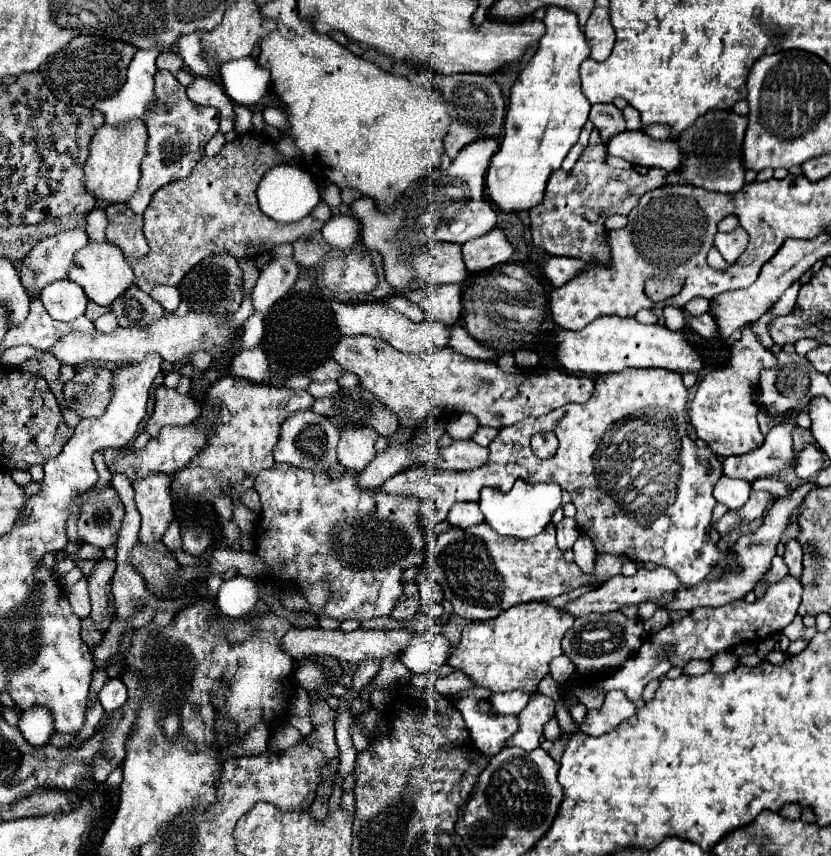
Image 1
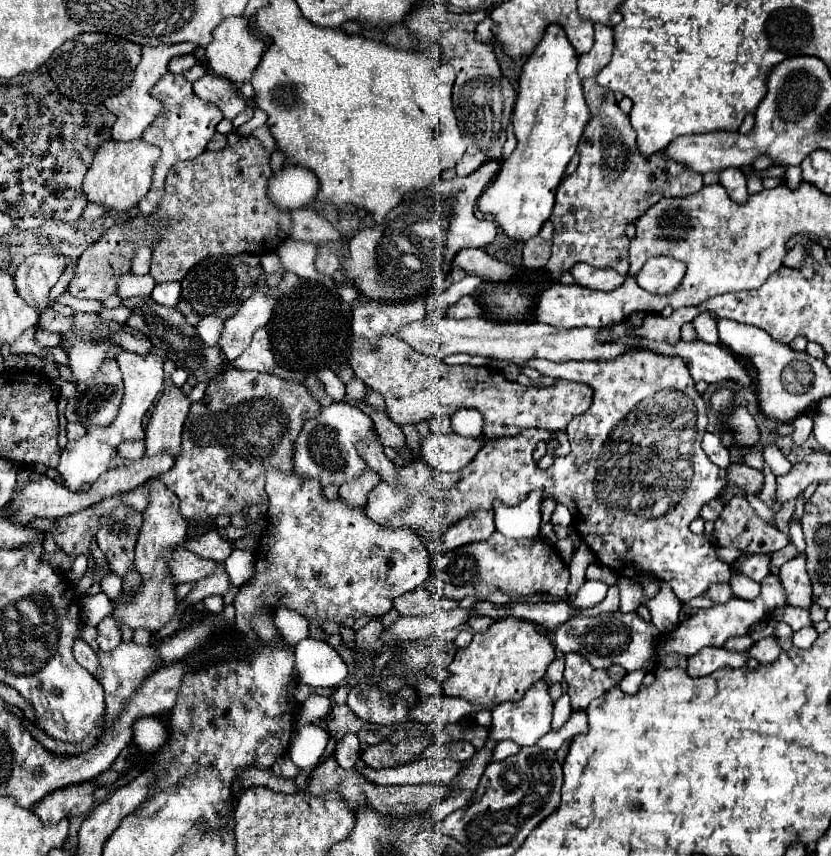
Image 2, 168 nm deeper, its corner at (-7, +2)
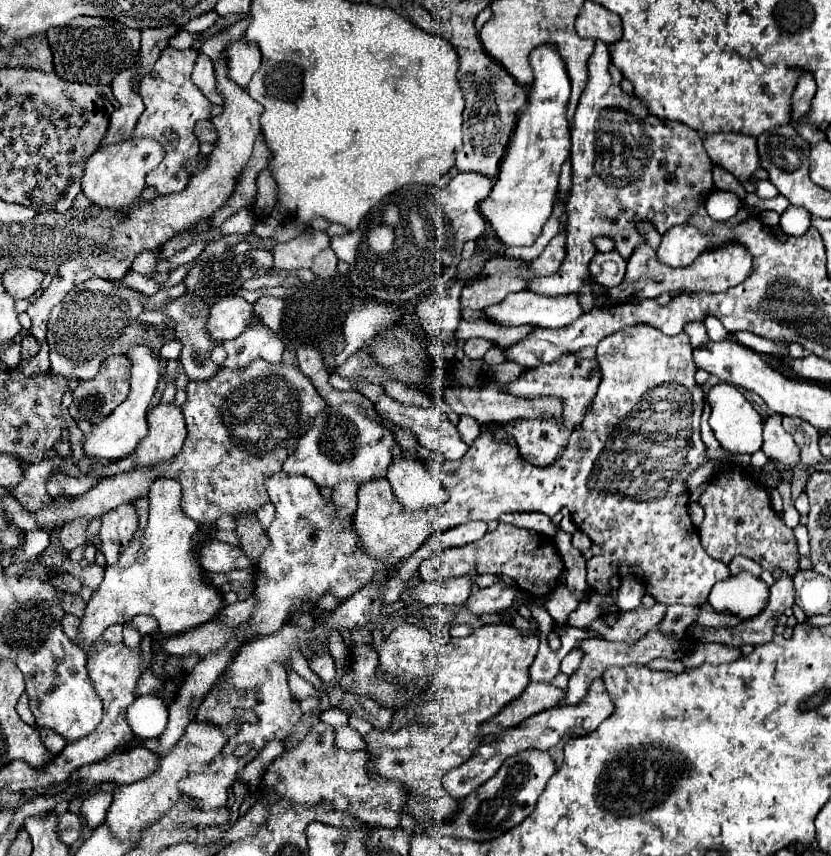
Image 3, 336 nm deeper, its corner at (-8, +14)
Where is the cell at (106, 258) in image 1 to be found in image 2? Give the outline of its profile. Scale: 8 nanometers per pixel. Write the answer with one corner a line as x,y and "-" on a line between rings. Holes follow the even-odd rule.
127,272
127,274
123,274
123,278
119,278
117,296
119,298
133,298
133,296
147,298
147,296
151,296
153,288
155,288
155,280
149,274
135,276
133,272

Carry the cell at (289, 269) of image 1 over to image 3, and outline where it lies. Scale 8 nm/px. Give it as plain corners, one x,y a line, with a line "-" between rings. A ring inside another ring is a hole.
226,296
210,308
206,332
216,342
234,340
246,330
246,322
252,316
252,304
240,296

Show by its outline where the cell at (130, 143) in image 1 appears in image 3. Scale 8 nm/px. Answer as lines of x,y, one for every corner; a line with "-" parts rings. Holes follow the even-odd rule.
130,138
118,144
102,146
84,164
82,192
92,204
100,208
118,210
124,206
132,206
140,198
140,192
146,186
144,184
146,174
152,172
162,158
164,158
162,146
150,138

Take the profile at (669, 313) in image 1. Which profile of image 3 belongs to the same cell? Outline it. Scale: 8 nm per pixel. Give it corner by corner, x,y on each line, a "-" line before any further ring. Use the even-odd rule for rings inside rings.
690,322
690,324
684,328
684,332
690,336
690,344
692,344
692,348
696,348
696,346
704,346
704,342
710,342
710,338
708,338
706,328
704,328
702,322

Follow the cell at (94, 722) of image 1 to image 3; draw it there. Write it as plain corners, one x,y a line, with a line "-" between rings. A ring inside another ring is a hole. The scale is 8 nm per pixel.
48,728
42,730
42,742
44,742
44,746
48,748
48,752
52,756
56,756
58,752
62,752
64,746
66,746
66,740
60,734
56,734
54,730
48,730

